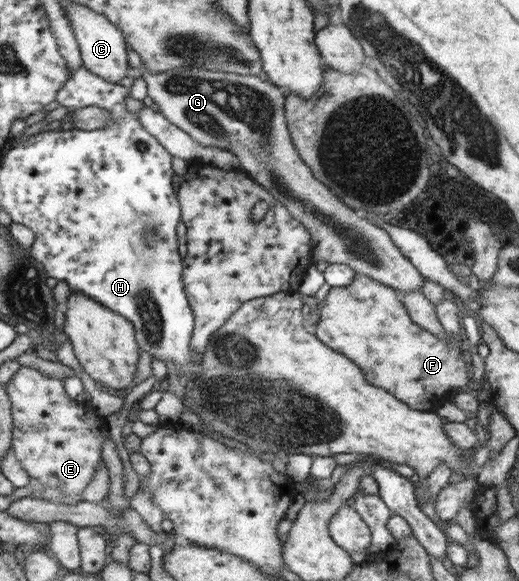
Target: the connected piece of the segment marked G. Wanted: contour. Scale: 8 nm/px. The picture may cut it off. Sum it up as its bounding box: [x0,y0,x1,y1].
[142,66,422,293]

